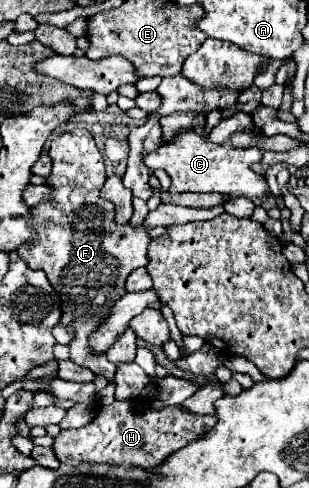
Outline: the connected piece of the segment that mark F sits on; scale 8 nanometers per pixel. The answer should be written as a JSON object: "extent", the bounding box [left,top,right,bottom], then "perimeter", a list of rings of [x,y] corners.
{"extent":[19,129,223,381],"perimeter":[[[77,129],[73,133],[63,133],[53,137],[51,149],[51,173],[47,177],[47,185],[53,189],[51,199],[39,203],[31,209],[31,225],[35,225],[35,239],[19,245],[19,257],[29,265],[29,269],[45,271],[49,283],[55,287],[61,297],[63,307],[63,325],[75,327],[75,337],[71,341],[71,361],[87,367],[95,375],[103,375],[107,381],[115,375],[115,365],[131,363],[135,359],[135,343],[137,337],[127,329],[117,343],[105,355],[91,355],[87,349],[87,337],[95,331],[107,317],[111,305],[125,295],[125,279],[127,275],[147,265],[147,245],[149,235],[147,227],[169,227],[183,225],[189,221],[203,221],[221,215],[223,205],[211,209],[191,209],[181,205],[159,205],[159,209],[151,211],[145,219],[145,227],[133,229],[127,225],[117,225],[113,221],[115,207],[113,203],[99,197],[99,189],[103,187],[107,175],[103,157],[95,145],[93,135],[87,129]]]}

